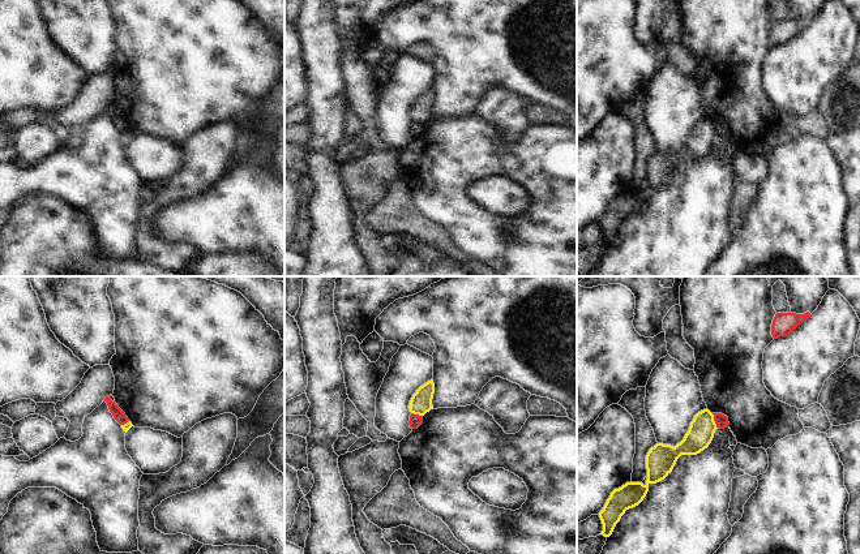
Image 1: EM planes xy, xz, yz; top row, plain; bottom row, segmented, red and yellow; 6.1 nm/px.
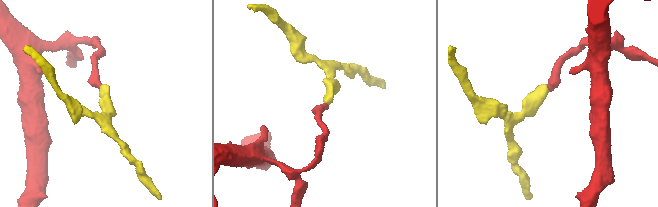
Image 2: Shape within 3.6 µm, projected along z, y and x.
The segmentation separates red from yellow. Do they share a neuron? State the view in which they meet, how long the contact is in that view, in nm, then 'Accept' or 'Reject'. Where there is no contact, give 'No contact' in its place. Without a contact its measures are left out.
Touches red in yz. Shared border 100 nm. Reject

